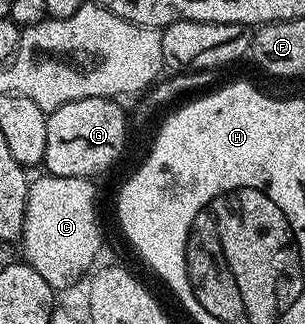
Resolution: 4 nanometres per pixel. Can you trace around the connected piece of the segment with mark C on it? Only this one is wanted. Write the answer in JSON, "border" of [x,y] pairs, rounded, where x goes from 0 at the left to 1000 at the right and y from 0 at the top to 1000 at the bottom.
{"border":[[[151,534],[95,565],[75,716],[62,738],[66,793],[154,877],[190,901],[289,849],[305,802],[338,753],[331,698],[318,688],[318,586],[285,549],[223,549]]]}

